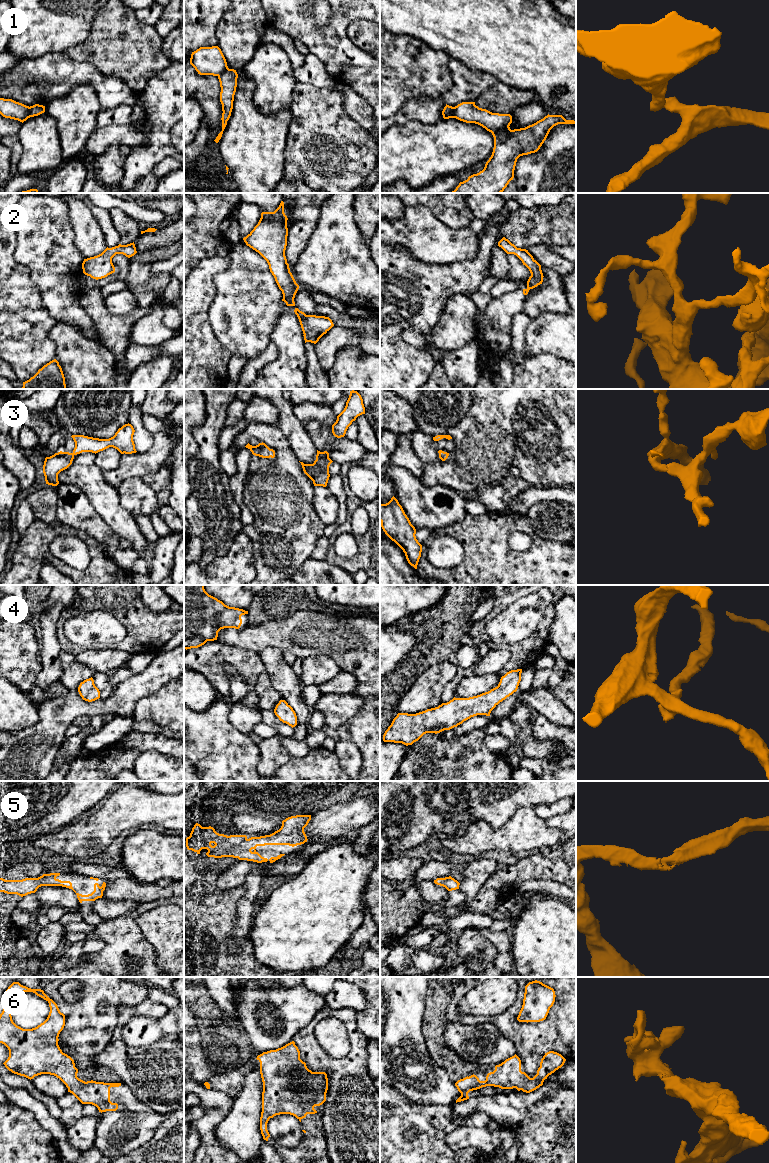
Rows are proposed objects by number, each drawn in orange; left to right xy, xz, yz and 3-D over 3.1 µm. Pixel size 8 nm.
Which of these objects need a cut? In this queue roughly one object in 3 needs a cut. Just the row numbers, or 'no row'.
1

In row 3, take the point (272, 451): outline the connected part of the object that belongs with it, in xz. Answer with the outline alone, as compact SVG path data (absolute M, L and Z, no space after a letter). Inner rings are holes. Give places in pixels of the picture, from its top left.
M249 443L245 446L248 448L253 455L259 456L262 458L274 458L275 457L275 451L273 449L270 449L265 443L259 443L256 446L252 446Z

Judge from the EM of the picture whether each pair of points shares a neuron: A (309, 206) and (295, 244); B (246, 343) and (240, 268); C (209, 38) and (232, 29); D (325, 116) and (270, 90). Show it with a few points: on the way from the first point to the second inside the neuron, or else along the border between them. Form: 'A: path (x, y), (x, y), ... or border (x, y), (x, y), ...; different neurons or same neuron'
A: path (306, 215), (298, 235); same neuron
B: path (243, 324), (243, 287); same neuron
C: border (224, 13), (216, 28), (216, 45); different neurons
D: border (297, 82), (293, 88), (292, 103), (289, 108); different neurons

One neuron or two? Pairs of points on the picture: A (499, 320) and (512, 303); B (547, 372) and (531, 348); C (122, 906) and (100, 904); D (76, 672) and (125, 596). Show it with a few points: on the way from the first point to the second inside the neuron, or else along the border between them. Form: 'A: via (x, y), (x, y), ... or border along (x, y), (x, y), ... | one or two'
A: via (499, 316), (508, 307) | one
B: border along (525, 354), (549, 353), (559, 358) | two
C: via (117, 906), (105, 906) | one
D: via (65, 643), (61, 621), (96, 598) | one

